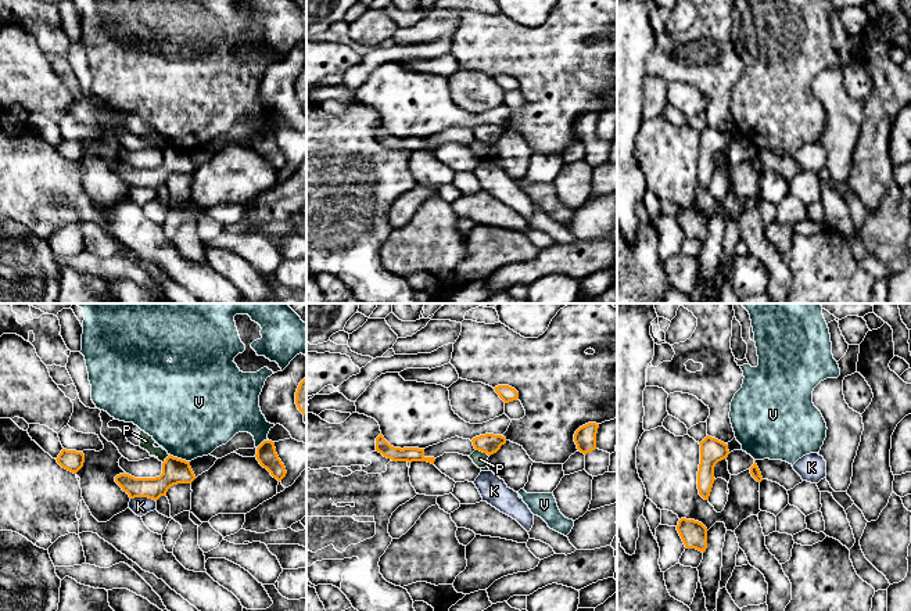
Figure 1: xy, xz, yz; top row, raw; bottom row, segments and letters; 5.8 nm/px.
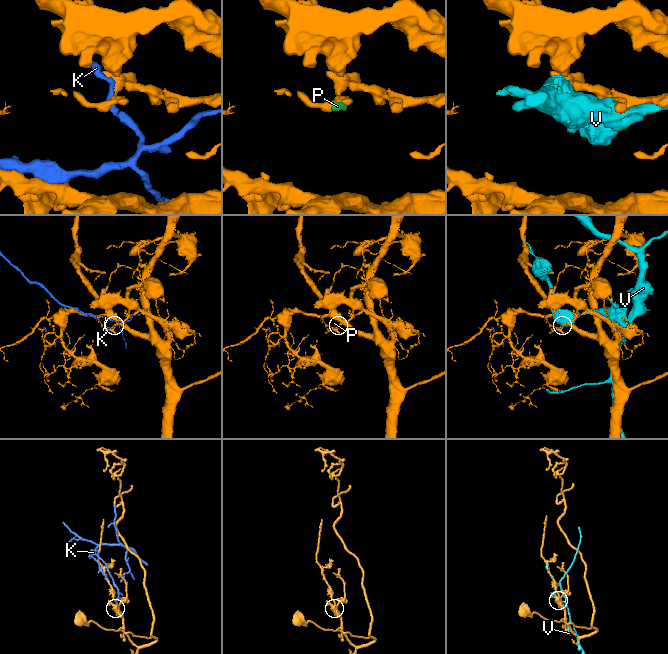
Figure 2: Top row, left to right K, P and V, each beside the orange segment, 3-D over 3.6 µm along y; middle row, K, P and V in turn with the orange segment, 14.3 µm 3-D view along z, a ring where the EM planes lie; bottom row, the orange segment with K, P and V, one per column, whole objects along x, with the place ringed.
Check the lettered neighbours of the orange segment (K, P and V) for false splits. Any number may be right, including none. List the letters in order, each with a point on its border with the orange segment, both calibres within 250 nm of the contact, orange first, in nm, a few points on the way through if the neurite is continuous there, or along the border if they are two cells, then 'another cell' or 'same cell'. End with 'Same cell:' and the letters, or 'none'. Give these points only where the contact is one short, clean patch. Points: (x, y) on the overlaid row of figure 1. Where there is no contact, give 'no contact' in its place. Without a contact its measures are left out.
K: xy (143, 496) | 150/110 nm | another cell
P: xz (483, 452) | 120/90 nm | along xz (476, 449), (488, 456) | another cell
V: xy (179, 459) | 150/460 nm | another cell
Same cell: none

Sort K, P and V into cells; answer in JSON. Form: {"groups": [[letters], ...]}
{"groups": [["K"], ["P"], ["V"]]}

